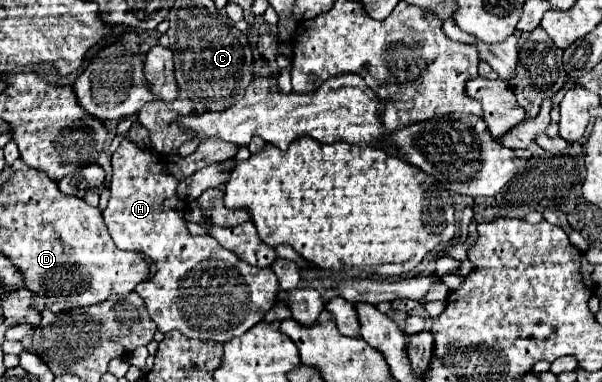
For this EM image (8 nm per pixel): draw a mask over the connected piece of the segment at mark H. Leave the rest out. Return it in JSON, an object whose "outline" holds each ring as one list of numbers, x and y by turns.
{"outline":[[121,140,113,158,113,180,111,180,111,198,109,206,103,212,105,224,117,248,137,250,147,254,155,264,157,272,151,280,139,284,135,292,143,298,147,312,157,324,159,332,179,330,187,338,209,338,215,342,229,342,235,336,241,336,255,324,259,324,269,308,275,304,279,282,271,268,255,268,239,260,231,250,223,248,211,236,191,236,185,222,185,202,177,198,177,180,167,174,165,162,155,150,143,150,129,140]]}

